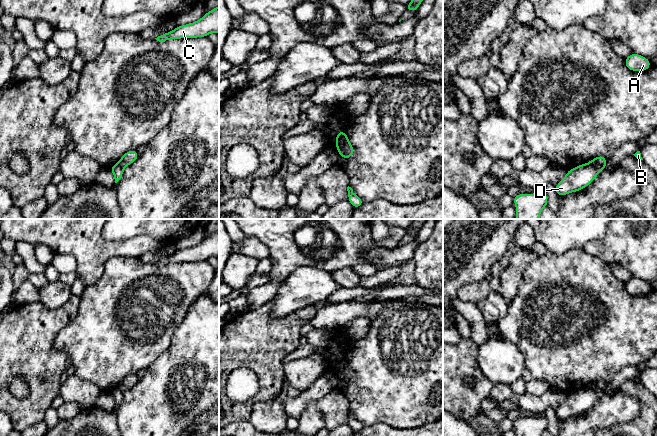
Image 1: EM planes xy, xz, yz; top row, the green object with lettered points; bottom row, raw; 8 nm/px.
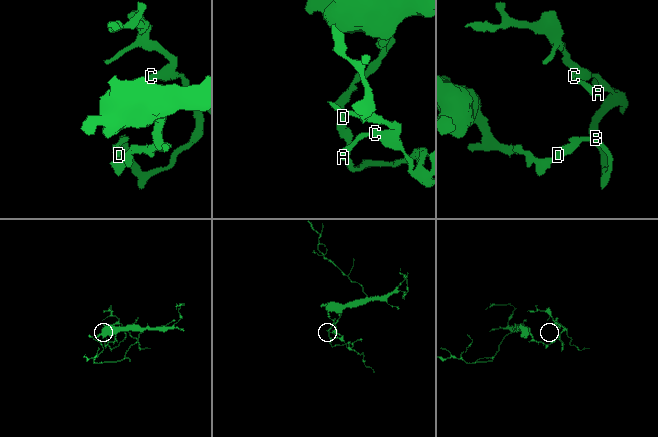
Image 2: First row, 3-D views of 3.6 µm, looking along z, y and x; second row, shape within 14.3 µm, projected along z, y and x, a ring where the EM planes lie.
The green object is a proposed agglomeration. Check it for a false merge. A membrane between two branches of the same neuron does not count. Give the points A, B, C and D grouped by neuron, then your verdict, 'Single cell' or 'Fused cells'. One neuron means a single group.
Groups: A B C / D. Fused cells

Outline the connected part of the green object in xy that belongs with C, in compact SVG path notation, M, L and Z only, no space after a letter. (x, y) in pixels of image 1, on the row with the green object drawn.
M219 5L196 22L177 26L173 31L163 33L157 38L159 42L171 39L206 37L219 32Z

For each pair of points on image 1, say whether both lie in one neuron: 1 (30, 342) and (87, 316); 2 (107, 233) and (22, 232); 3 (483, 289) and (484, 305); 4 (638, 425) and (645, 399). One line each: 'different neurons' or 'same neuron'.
1: different neurons
2: different neurons
3: different neurons
4: same neuron

